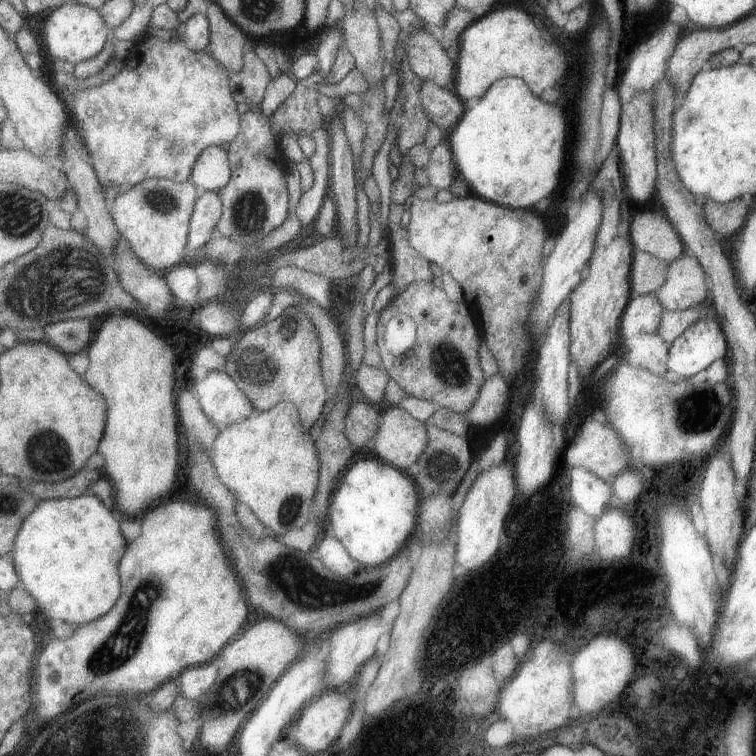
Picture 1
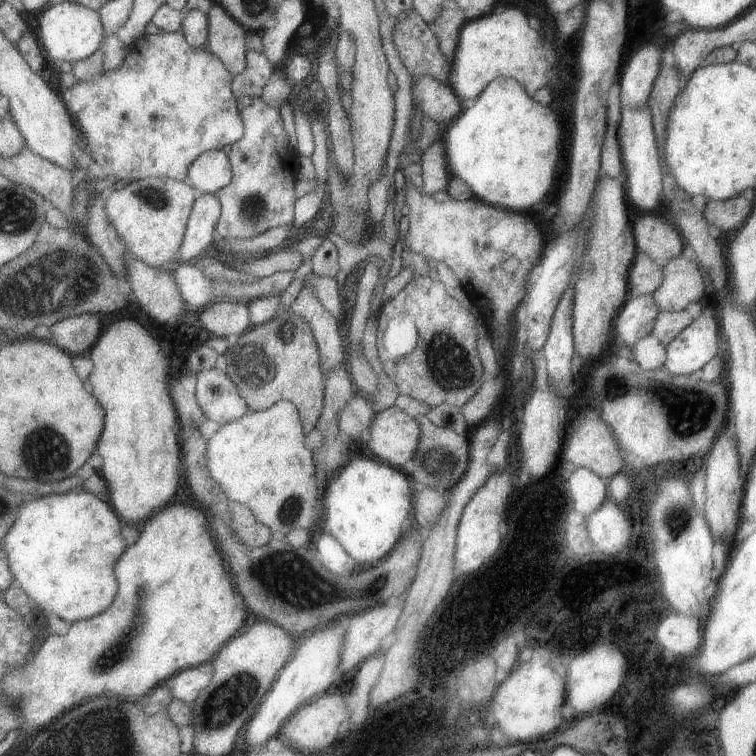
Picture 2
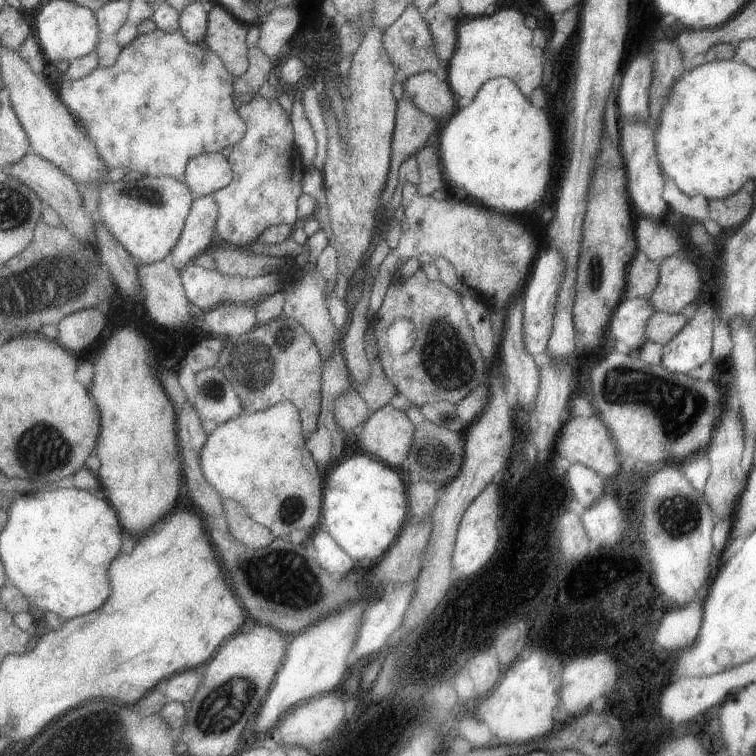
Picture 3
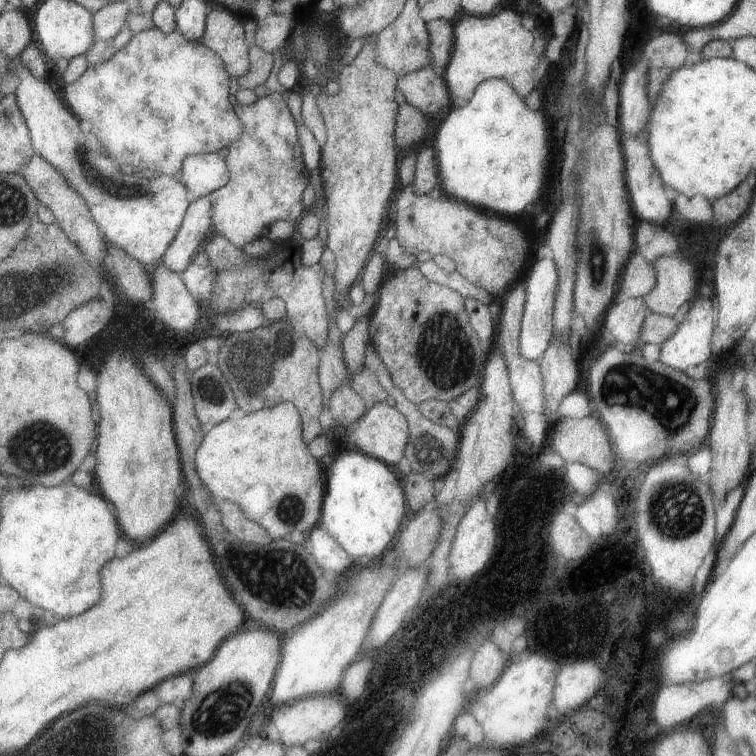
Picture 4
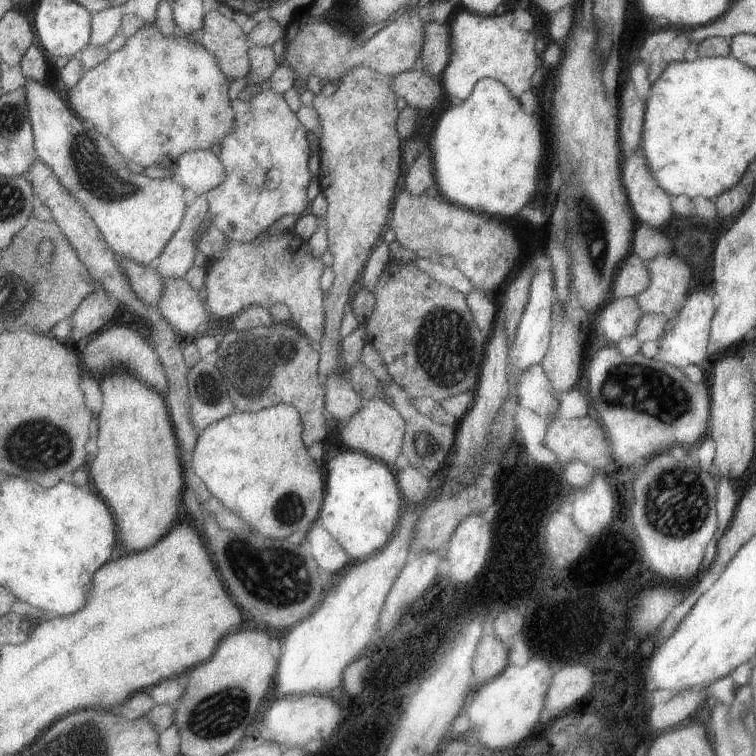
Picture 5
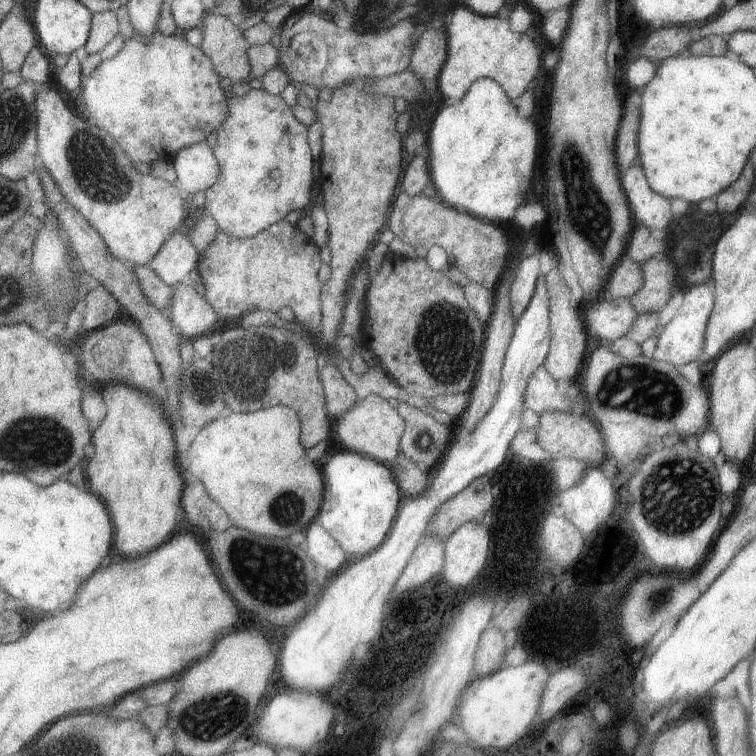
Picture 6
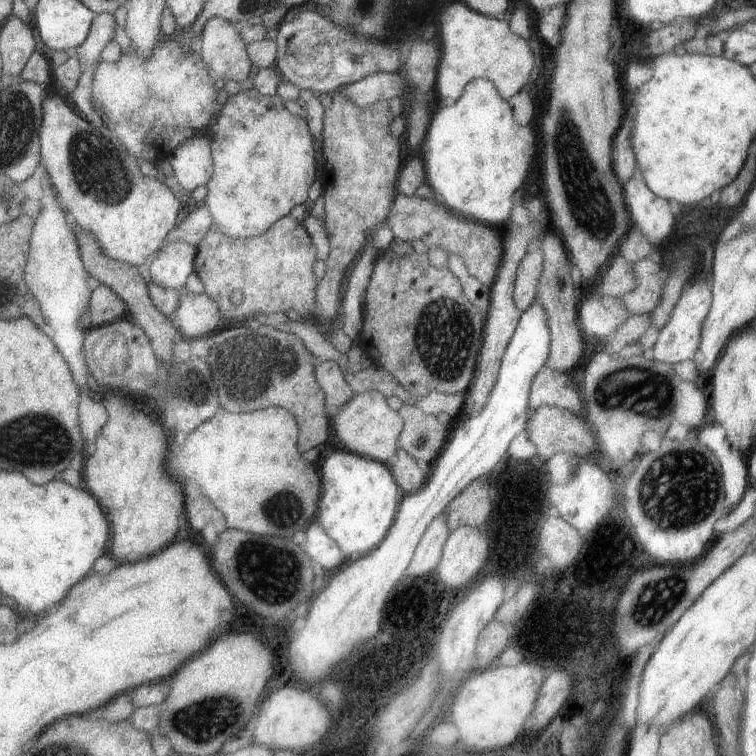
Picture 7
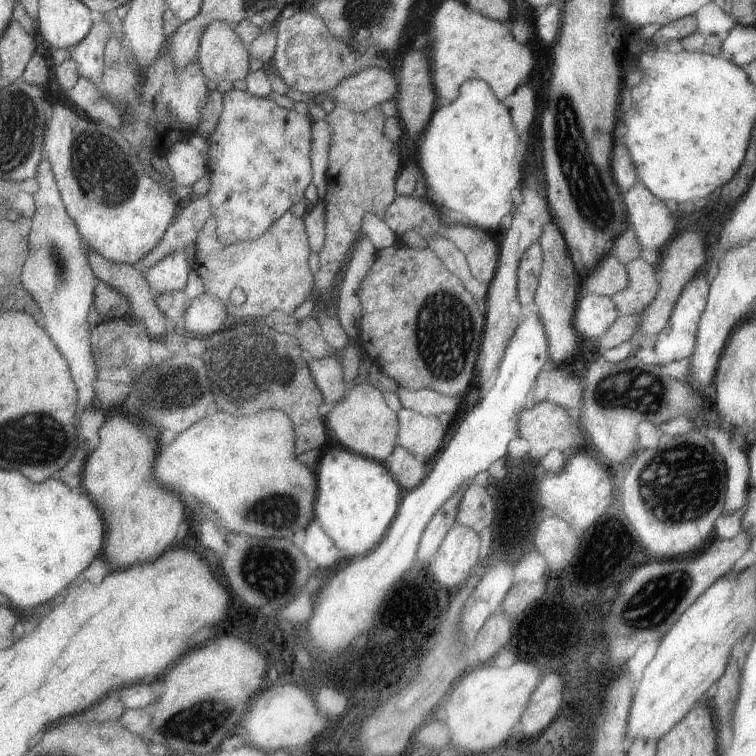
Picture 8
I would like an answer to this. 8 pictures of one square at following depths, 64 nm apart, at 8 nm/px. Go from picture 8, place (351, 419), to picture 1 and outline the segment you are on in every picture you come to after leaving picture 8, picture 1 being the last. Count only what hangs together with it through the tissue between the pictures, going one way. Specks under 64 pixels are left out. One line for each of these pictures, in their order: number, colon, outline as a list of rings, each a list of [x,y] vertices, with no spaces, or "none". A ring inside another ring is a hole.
1: [[[397,406],[381,410],[379,428],[371,440],[371,448],[377,458],[403,472],[409,464],[417,462],[425,446],[427,428],[423,422]]]
2: [[[393,406],[375,414],[363,440],[373,456],[397,470],[403,470],[403,464],[411,460],[417,450],[419,434],[415,418]]]
3: [[[385,404],[383,408],[371,412],[371,416],[359,426],[357,440],[367,454],[397,470],[409,454],[413,424],[405,412]]]
4: [[[373,402],[373,406],[365,408],[365,412],[361,412],[361,416],[357,416],[353,424],[347,426],[345,430],[347,444],[353,444],[357,450],[361,450],[361,454],[379,460],[389,468],[393,468],[403,456],[403,448],[407,442],[407,422],[387,402]]]
5: [[[367,396],[357,412],[353,412],[343,424],[339,424],[339,436],[347,450],[365,454],[377,462],[383,462],[385,466],[395,466],[397,456],[401,454],[401,440],[405,434],[405,422],[397,414],[393,406],[387,404],[387,400],[379,396]]]
6: [[[367,394],[365,398],[355,400],[355,404],[337,420],[333,420],[333,426],[337,428],[337,436],[341,440],[341,444],[355,454],[373,458],[381,464],[391,466],[395,462],[395,458],[401,452],[399,440],[403,436],[405,430],[405,422],[399,416],[397,410],[393,410],[385,398],[377,396],[377,394]]]
7: [[[365,390],[359,394],[353,394],[349,402],[345,402],[337,414],[331,420],[333,432],[339,438],[339,442],[345,446],[347,452],[389,464],[395,456],[395,452],[399,450],[399,434],[403,430],[403,420],[399,416],[399,412],[393,412],[387,402],[385,396],[381,392],[375,390]]]

